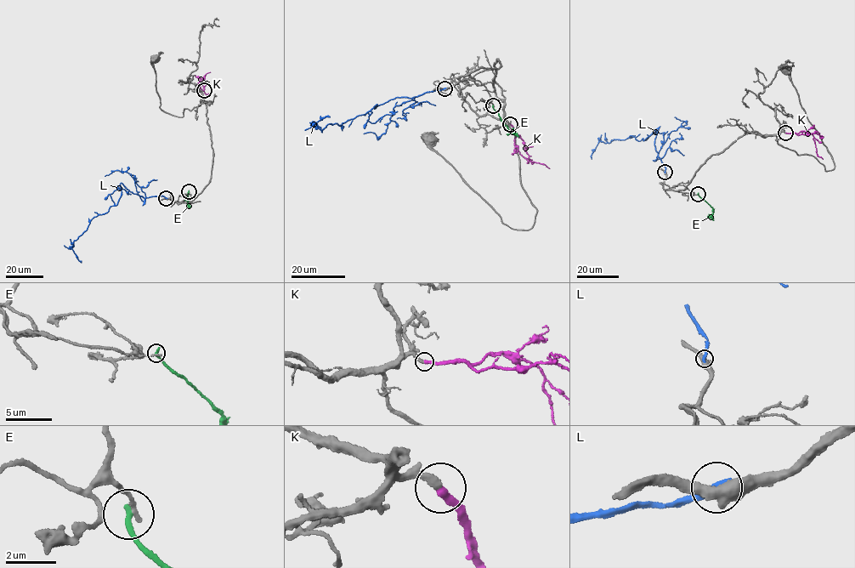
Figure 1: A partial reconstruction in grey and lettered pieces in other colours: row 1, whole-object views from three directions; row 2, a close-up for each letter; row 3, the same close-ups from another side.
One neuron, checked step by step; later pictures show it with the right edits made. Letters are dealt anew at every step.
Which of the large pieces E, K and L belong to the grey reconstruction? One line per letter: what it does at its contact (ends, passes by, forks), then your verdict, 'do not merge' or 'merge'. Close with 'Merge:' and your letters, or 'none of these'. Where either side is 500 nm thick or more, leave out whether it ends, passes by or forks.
E: it ends | do not merge
K: it ends | merge
L: it ends | do not merge
Merge: K

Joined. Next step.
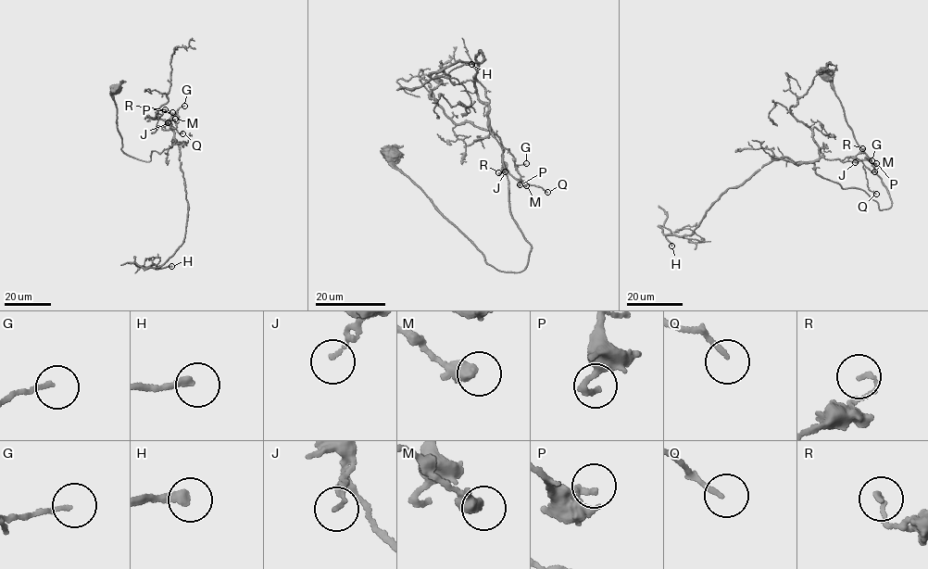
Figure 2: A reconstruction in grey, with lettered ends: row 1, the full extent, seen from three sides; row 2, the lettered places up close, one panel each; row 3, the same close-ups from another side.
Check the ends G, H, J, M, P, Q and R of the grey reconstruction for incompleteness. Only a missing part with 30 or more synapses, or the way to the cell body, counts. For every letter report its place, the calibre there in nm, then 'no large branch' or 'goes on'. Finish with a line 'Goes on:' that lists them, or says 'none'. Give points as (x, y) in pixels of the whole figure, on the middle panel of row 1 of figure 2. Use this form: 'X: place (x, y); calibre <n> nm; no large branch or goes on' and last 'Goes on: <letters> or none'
G: place (526, 163); calibre 100 nm; no large branch
H: place (471, 64); calibre 280 nm; goes on
J: place (505, 171); calibre 120 nm; no large branch
M: place (526, 185); calibre 320 nm; no large branch
P: place (520, 184); calibre 160 nm; no large branch
Q: place (547, 192); calibre 140 nm; no large branch
R: place (498, 172); calibre 130 nm; no large branch
Goes on: H

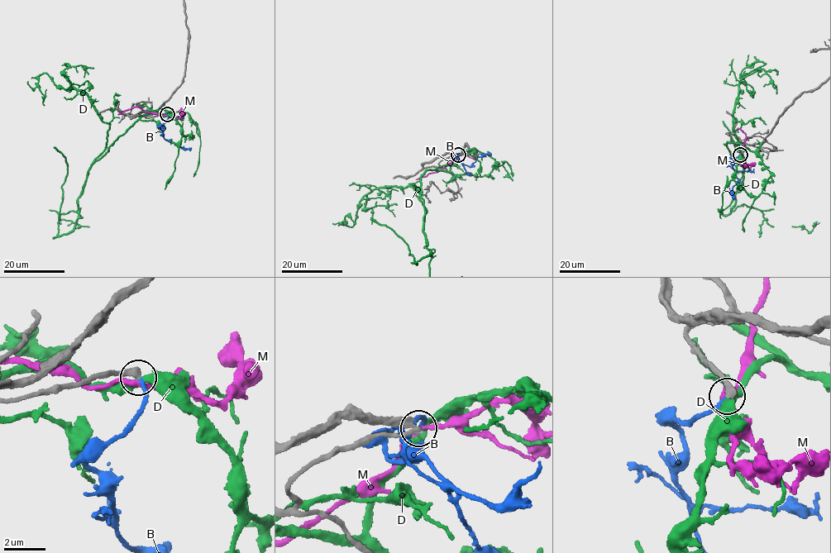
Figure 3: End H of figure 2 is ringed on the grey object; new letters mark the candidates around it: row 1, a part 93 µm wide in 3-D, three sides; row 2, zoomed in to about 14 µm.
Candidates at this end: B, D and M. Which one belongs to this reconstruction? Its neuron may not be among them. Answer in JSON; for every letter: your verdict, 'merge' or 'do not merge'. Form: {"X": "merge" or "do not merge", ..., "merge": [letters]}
{"B": "merge", "D": "do not merge", "M": "do not merge", "merge": ["B"]}

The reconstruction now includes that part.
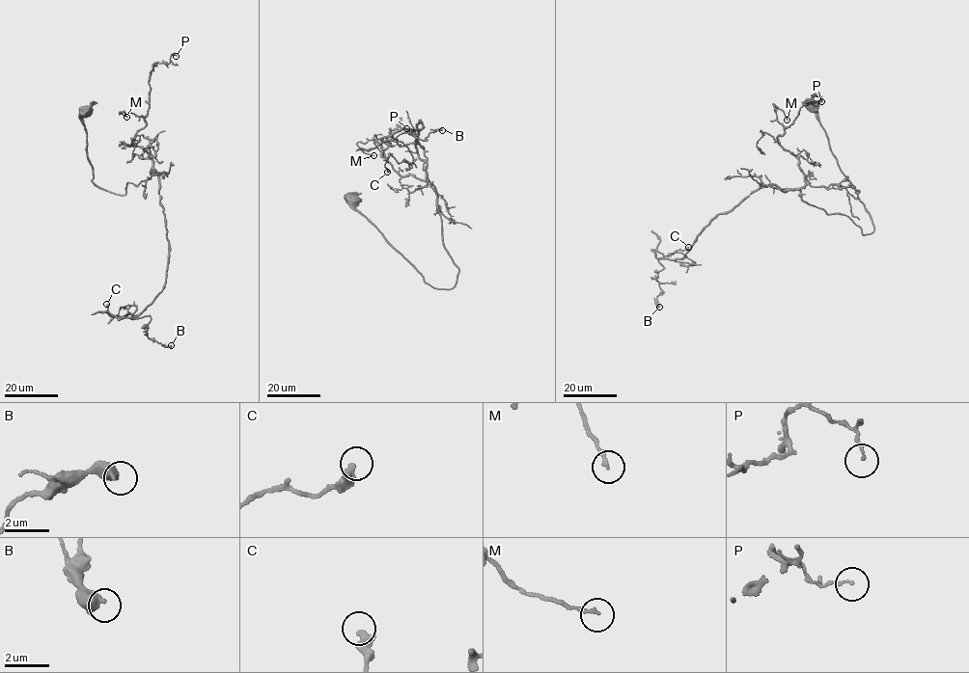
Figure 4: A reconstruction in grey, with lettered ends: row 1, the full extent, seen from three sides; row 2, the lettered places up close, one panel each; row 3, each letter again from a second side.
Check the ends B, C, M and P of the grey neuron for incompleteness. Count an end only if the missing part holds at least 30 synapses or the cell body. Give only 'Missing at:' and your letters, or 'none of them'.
Missing at: none of them

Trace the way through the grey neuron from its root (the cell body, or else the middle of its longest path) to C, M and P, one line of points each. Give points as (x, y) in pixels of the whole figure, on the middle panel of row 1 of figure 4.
C: (351, 201), (428, 283), (454, 286), (421, 121), (383, 138), (413, 160), (390, 153), (387, 172)
M: (351, 201), (428, 283), (454, 286), (435, 192), (394, 169), (390, 145), (357, 142), (373, 155)
P: (351, 201), (428, 283), (454, 286), (435, 192), (383, 153), (397, 124), (406, 128)

